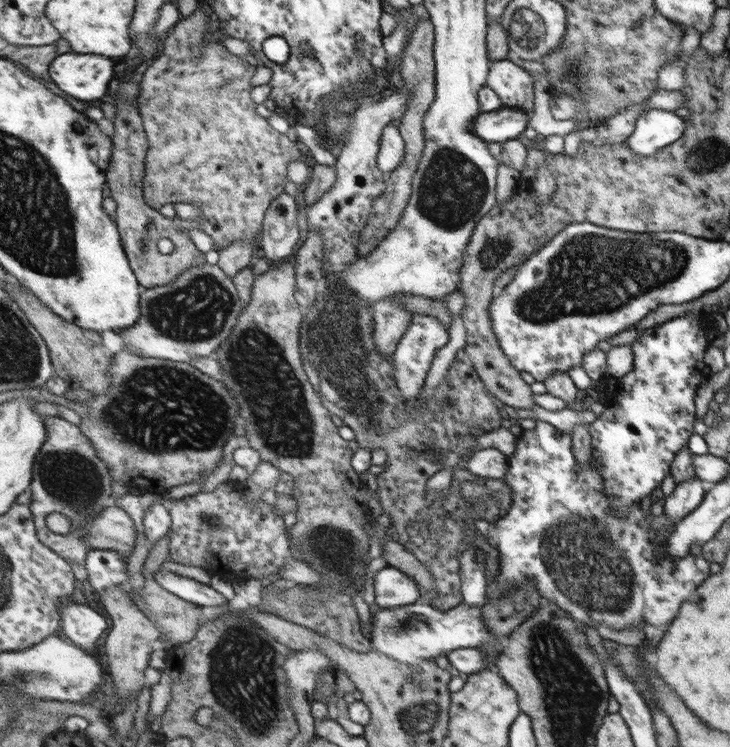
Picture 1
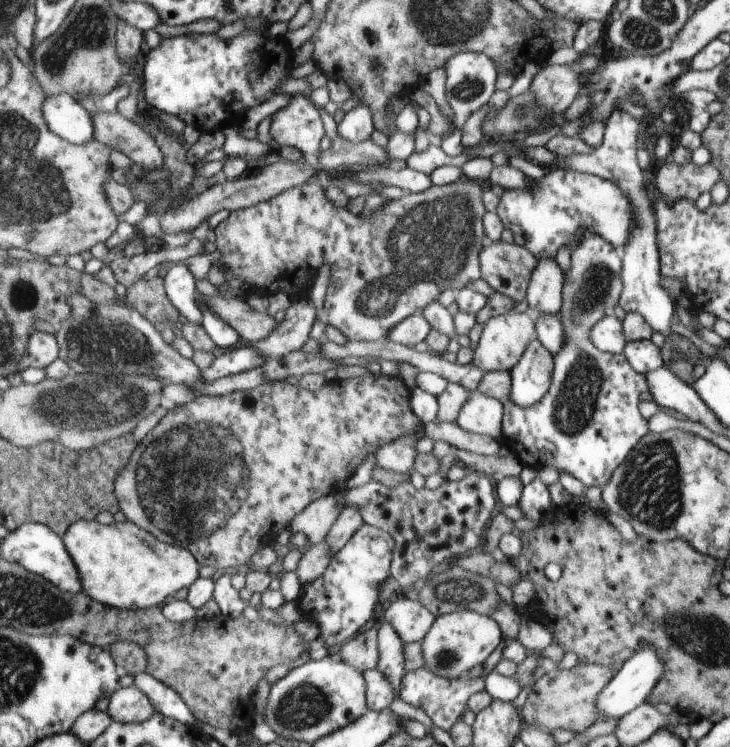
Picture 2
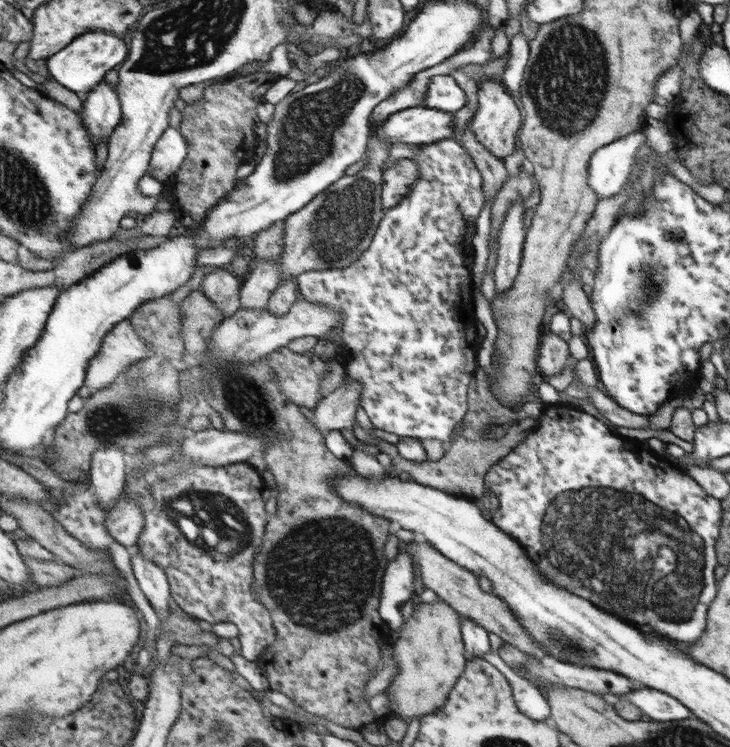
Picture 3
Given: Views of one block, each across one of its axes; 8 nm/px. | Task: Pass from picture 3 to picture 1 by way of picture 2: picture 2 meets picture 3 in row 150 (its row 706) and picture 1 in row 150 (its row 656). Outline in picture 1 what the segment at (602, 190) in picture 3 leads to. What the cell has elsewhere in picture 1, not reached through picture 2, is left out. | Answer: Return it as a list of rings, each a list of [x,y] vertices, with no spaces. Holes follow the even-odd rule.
[[[649,109],[644,111],[635,124],[635,130],[626,140],[630,150],[638,156],[652,156],[660,149],[664,149],[669,144],[676,142],[683,136],[686,130],[686,122],[676,115],[674,111],[663,109]]]

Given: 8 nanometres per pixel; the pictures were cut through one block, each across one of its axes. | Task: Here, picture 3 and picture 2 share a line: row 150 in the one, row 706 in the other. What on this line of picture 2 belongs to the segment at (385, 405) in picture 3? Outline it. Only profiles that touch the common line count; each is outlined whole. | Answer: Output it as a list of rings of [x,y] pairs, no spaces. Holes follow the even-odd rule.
[[[424,666],[405,673],[399,696],[413,706],[425,710],[426,714],[432,719],[434,726],[449,731],[454,723],[462,718],[467,709],[469,698],[481,690],[485,690],[485,679],[483,677],[468,674],[448,680],[445,677],[438,676],[437,673],[430,672],[430,669]]]

